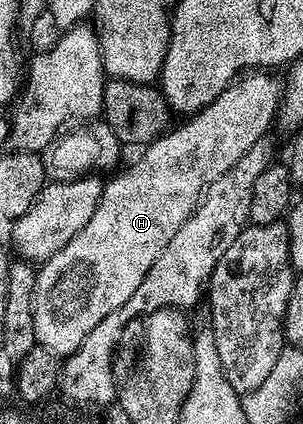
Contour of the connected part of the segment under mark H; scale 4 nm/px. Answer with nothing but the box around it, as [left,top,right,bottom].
[32,74,284,357]

